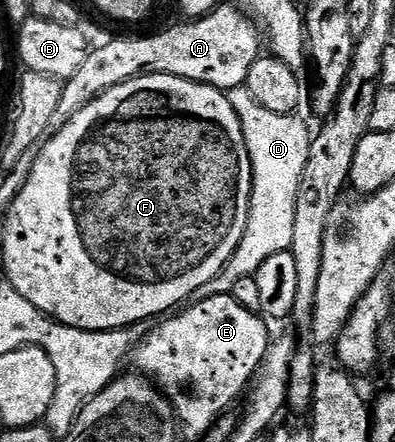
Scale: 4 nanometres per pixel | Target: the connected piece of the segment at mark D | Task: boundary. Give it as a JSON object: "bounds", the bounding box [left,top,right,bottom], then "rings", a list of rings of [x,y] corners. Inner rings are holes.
{"bounds":[195,85,313,301],"rings":[[[247,85],[227,91],[230,104],[242,124],[246,148],[252,161],[252,203],[248,213],[246,232],[242,244],[234,250],[234,256],[226,268],[210,284],[202,284],[195,292],[195,301],[210,296],[231,294],[238,280],[255,278],[258,268],[270,260],[270,256],[291,251],[294,240],[294,204],[298,204],[298,184],[302,184],[302,172],[306,172],[306,156],[310,152],[313,135],[308,126],[296,114],[279,114],[262,108],[250,93]]]}

